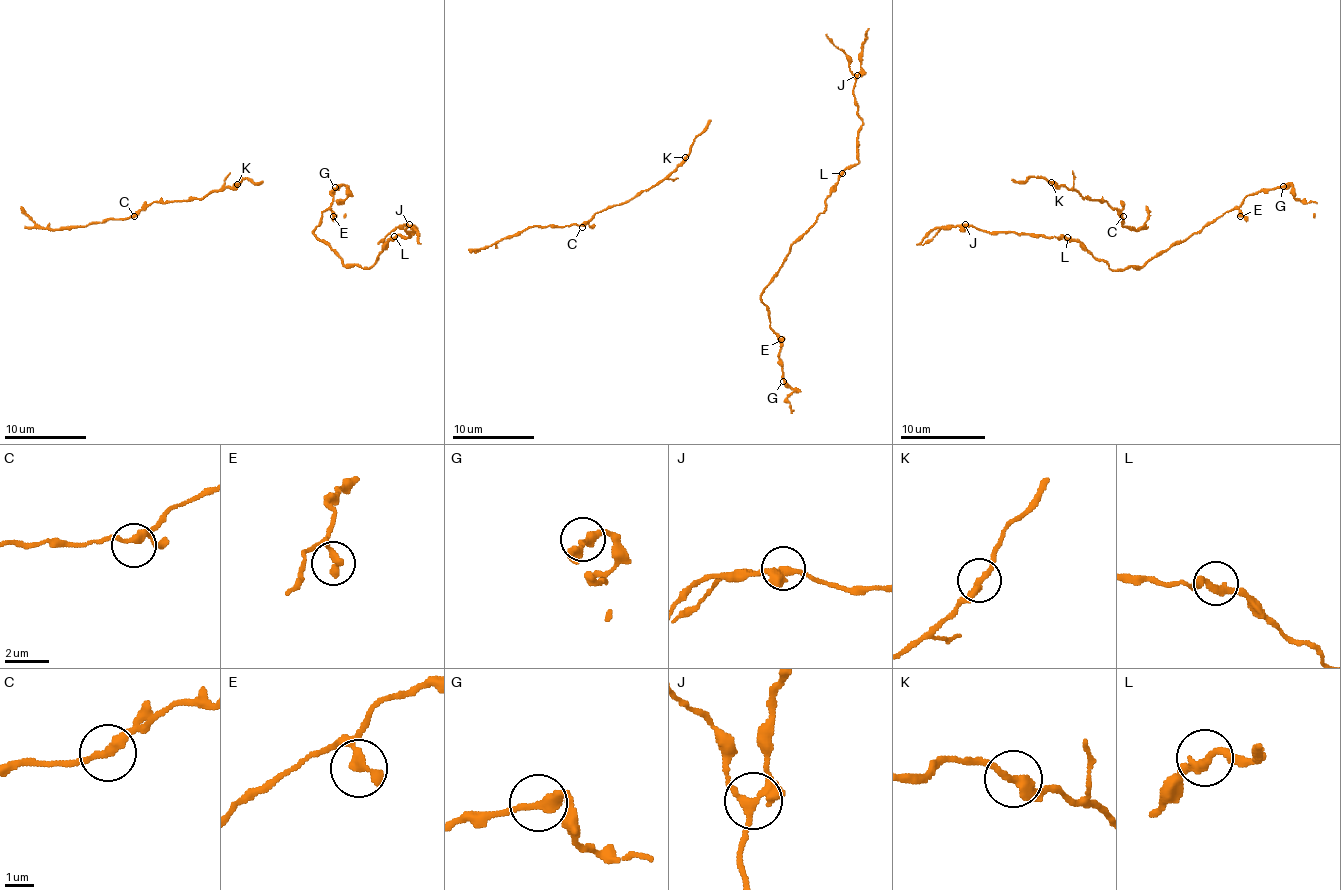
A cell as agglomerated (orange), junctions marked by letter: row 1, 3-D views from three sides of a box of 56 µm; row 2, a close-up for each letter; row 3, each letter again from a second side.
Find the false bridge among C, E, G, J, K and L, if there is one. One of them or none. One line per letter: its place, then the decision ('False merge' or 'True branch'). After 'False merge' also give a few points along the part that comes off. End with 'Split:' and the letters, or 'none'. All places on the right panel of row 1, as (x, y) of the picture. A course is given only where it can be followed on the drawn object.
C: Place: (1123, 216). True branch
E: Place: (1240, 216). True branch
G: Place: (1283, 186). True branch
J: Place: (965, 224). True branch
K: Place: (1051, 182). True branch
L: Place: (1067, 237). True branch
Split: none

